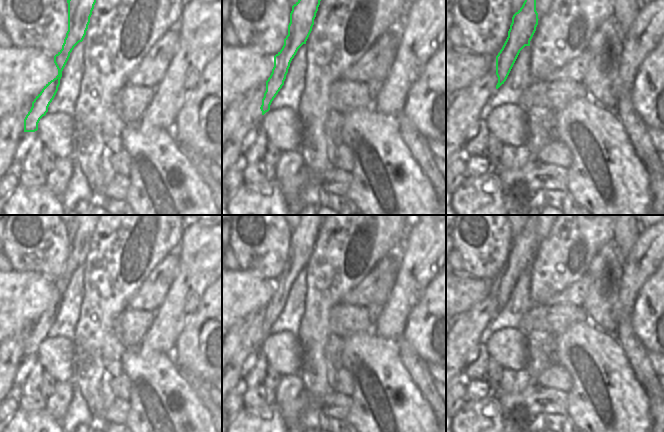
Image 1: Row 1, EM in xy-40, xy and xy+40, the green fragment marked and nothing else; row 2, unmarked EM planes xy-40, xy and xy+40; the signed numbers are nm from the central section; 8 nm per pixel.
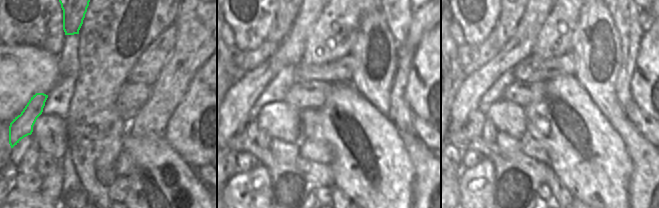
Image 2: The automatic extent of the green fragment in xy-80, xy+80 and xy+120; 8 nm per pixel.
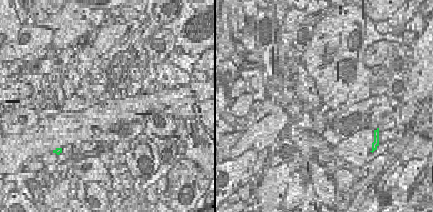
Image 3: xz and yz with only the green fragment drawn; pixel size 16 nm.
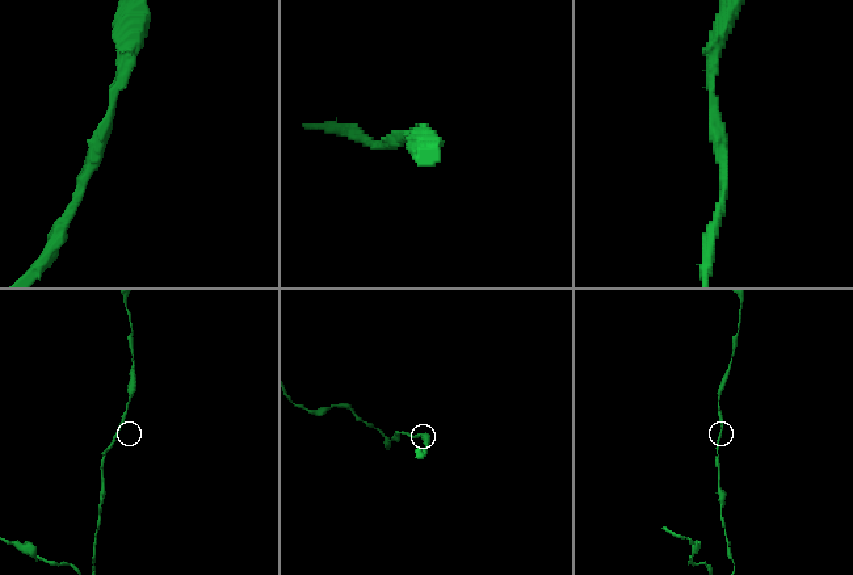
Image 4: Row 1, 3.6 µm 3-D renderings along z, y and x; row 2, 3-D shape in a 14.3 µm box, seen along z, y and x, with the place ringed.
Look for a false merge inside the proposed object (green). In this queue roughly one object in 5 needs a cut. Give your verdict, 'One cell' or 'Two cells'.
One cell

